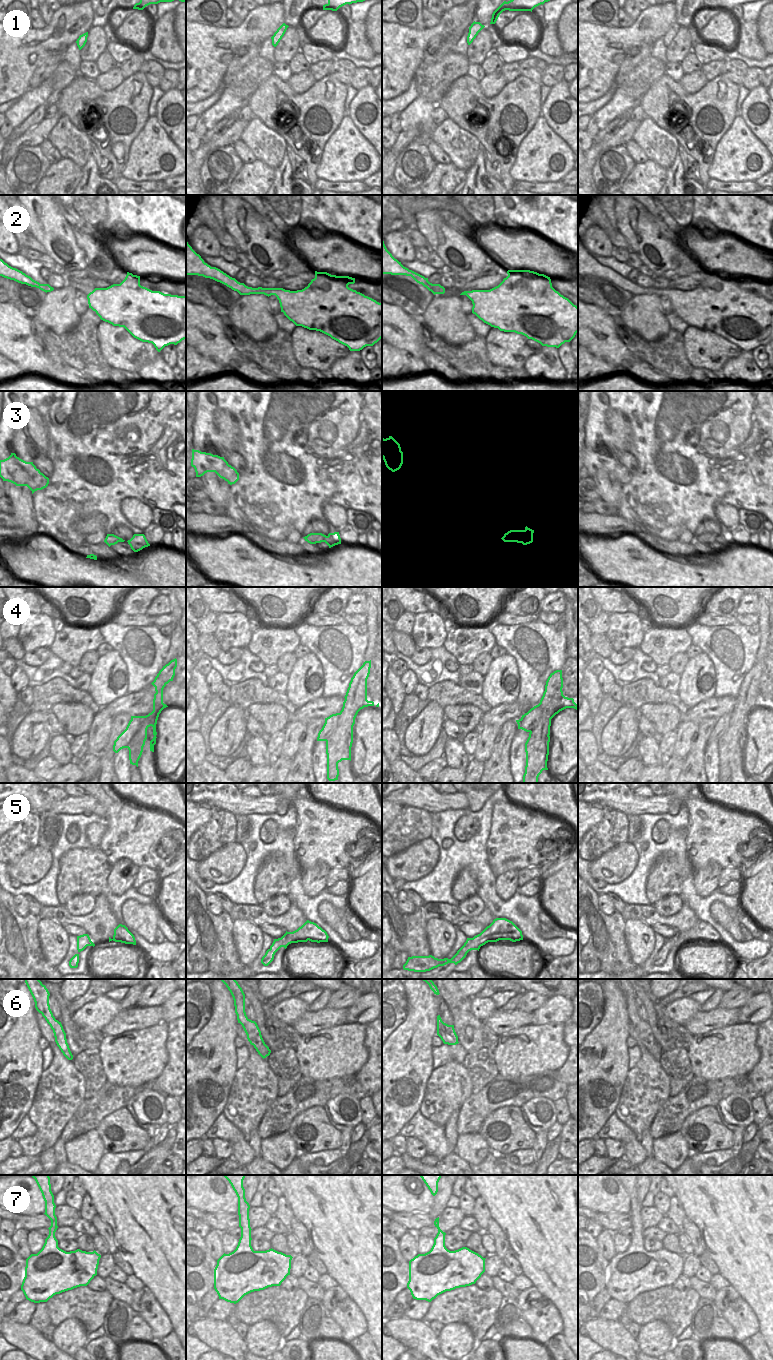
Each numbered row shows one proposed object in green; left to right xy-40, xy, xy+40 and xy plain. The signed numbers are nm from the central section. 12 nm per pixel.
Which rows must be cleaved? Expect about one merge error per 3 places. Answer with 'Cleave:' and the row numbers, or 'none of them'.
Cleave: 3, 4, 5

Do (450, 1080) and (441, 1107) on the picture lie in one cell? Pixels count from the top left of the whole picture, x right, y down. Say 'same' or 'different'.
same

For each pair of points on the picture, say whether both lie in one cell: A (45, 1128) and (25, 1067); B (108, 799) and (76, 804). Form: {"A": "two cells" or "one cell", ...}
{"A": "two cells", "B": "two cells"}

